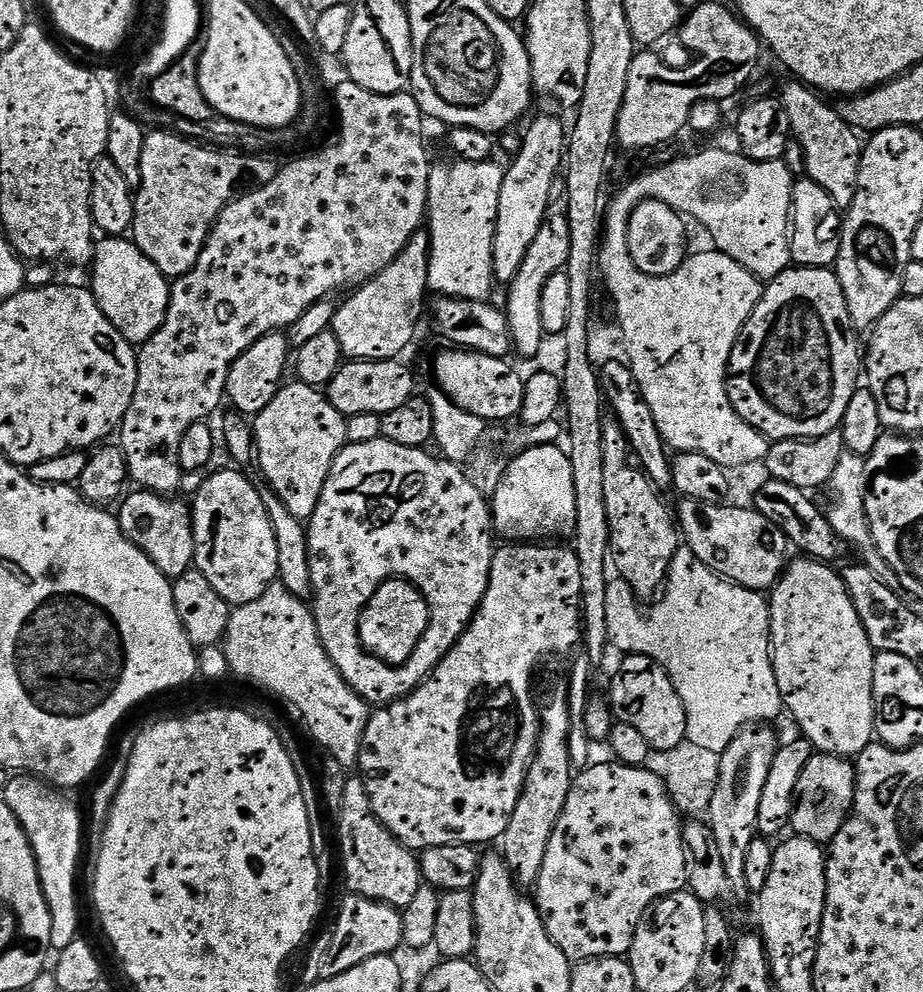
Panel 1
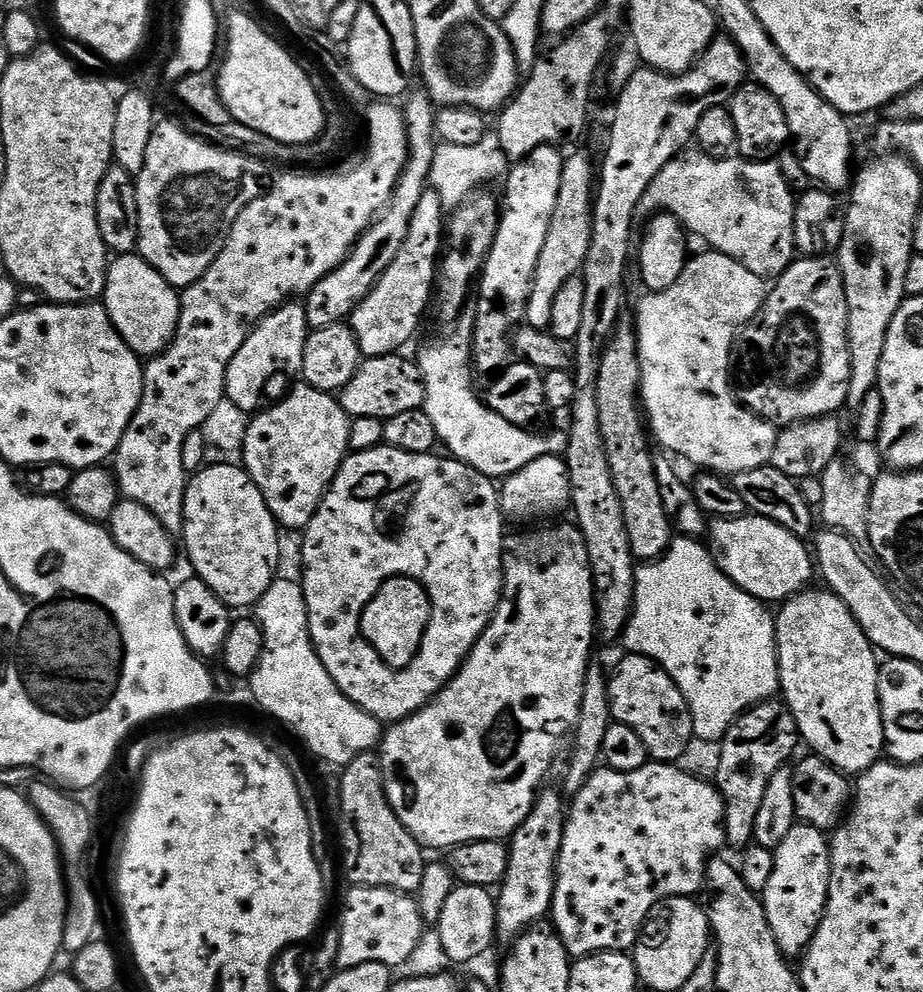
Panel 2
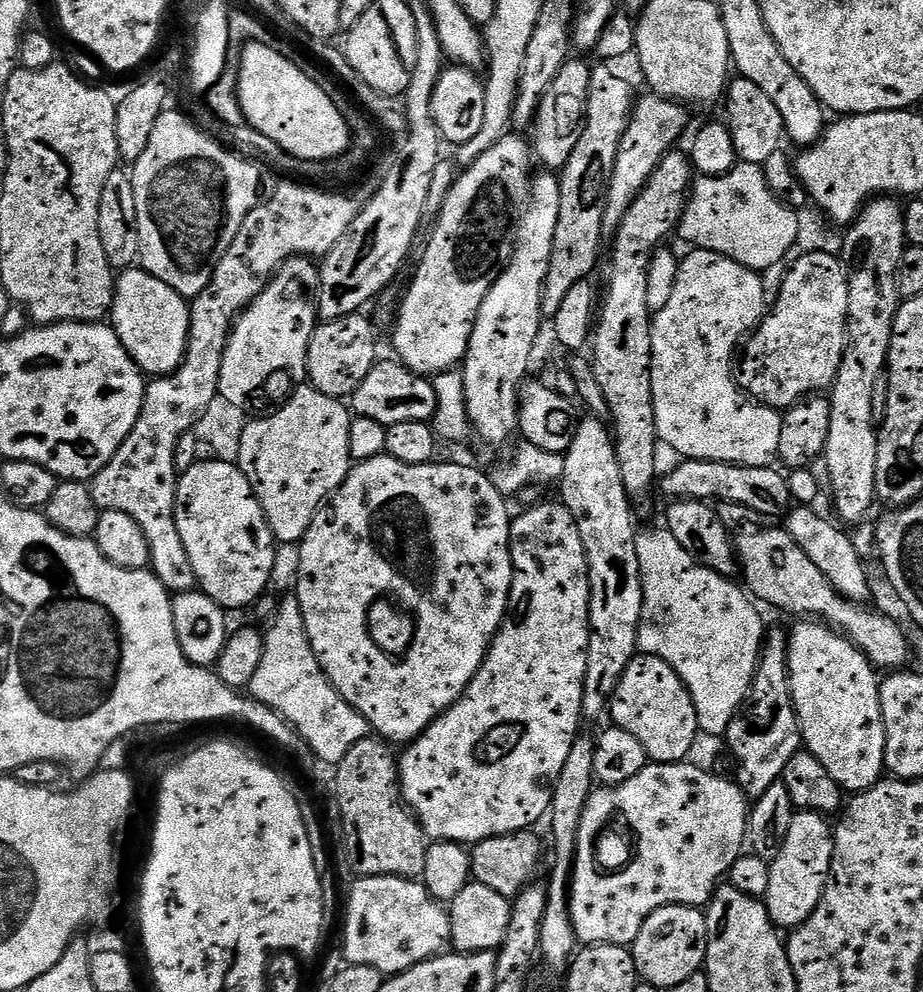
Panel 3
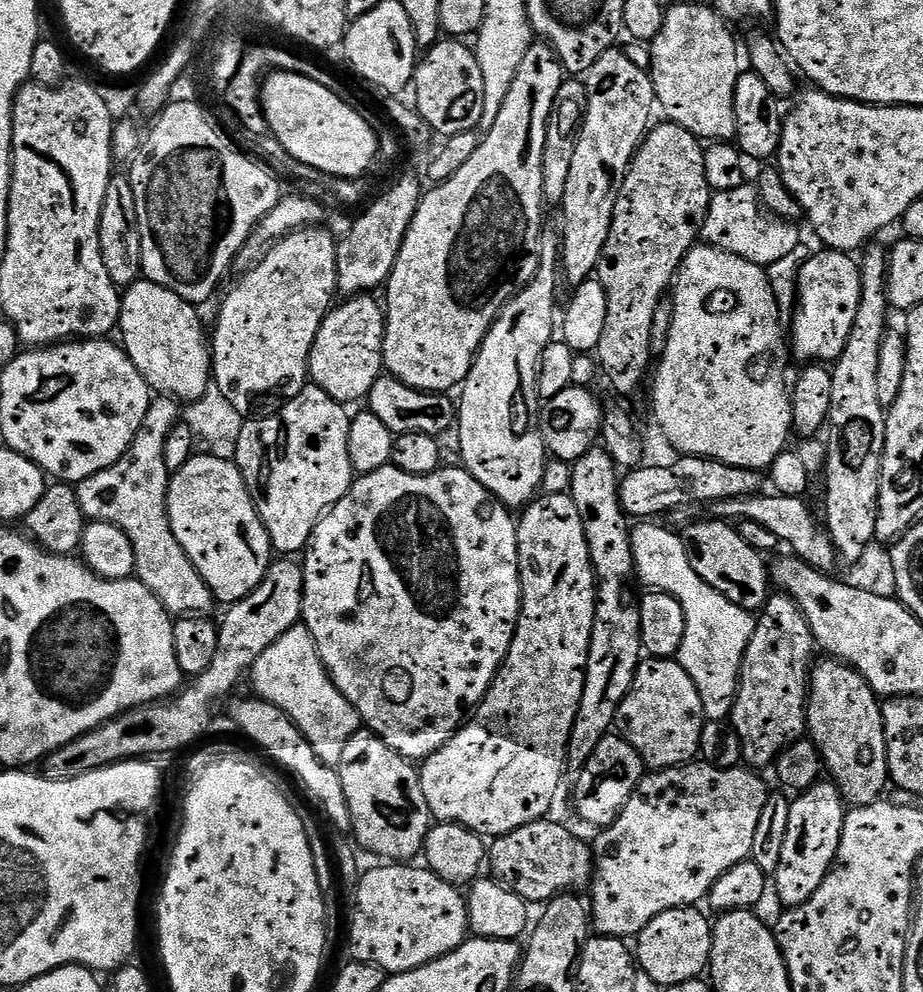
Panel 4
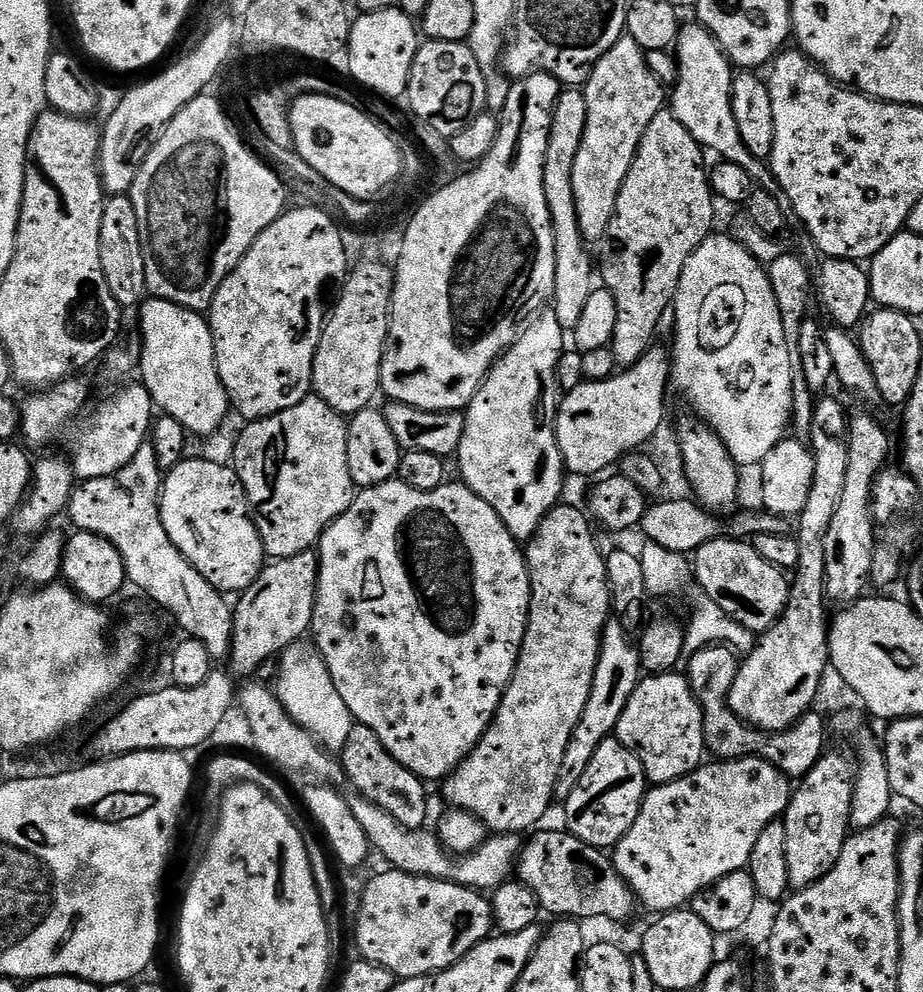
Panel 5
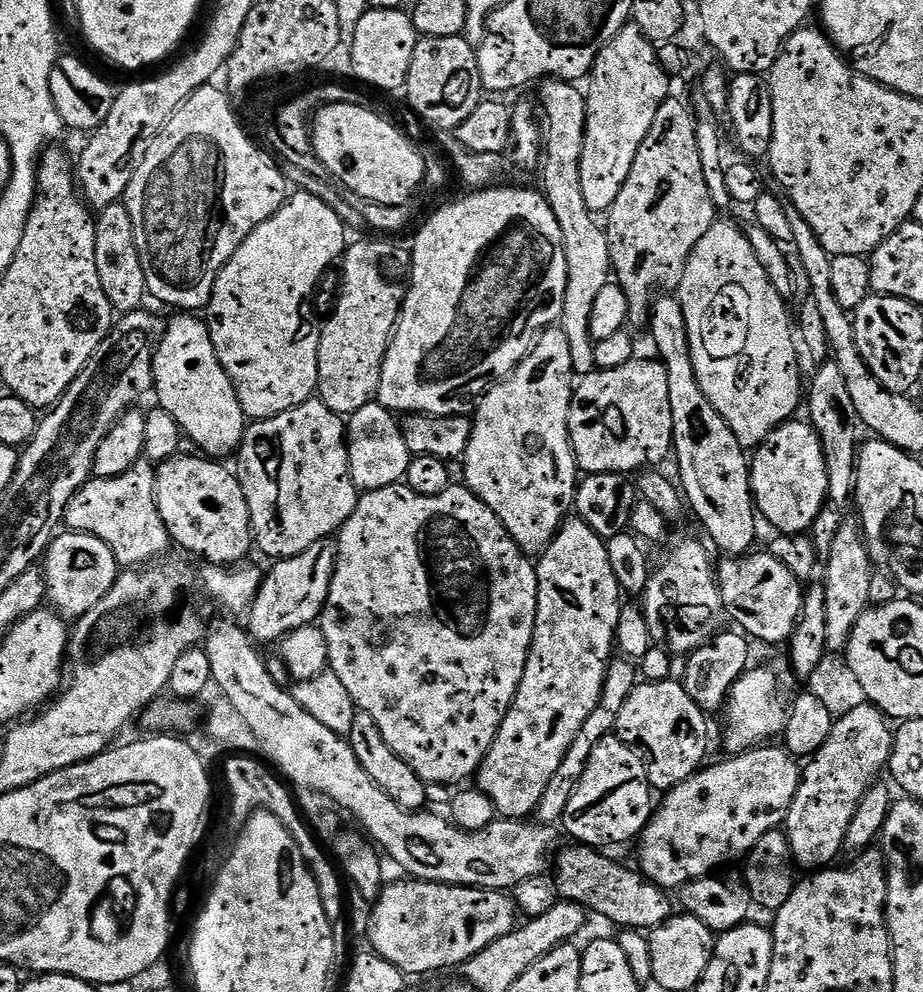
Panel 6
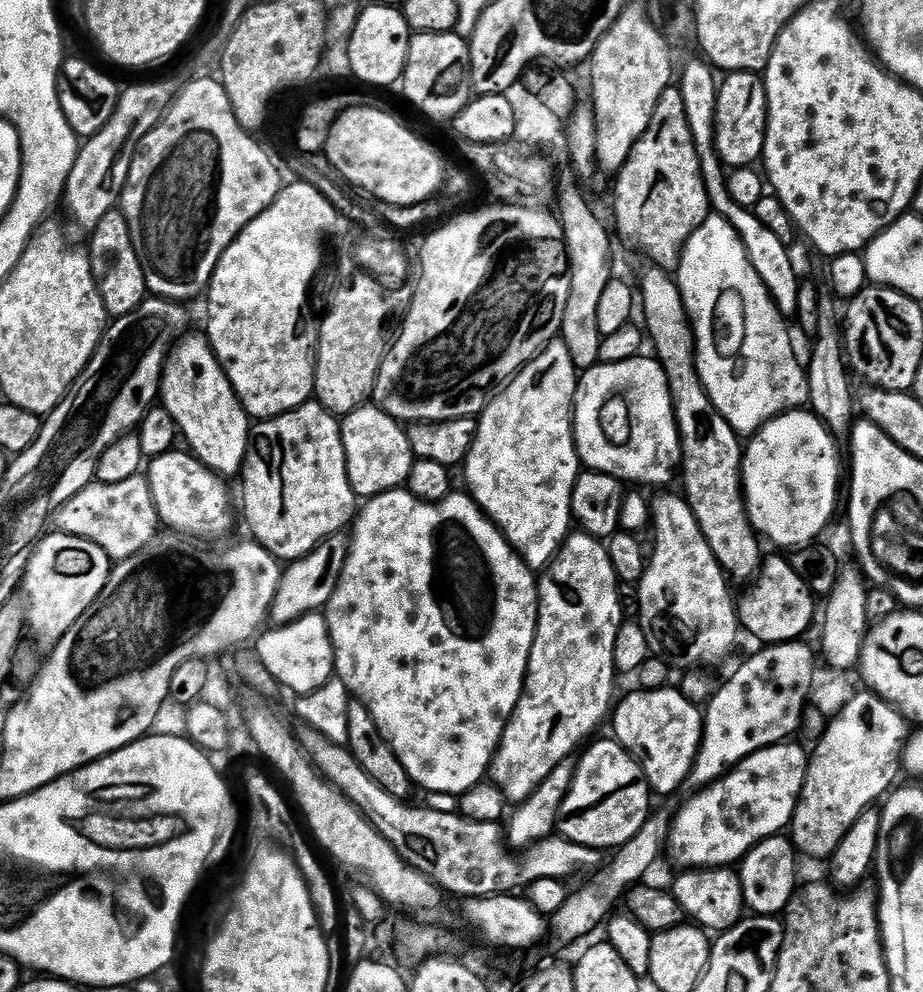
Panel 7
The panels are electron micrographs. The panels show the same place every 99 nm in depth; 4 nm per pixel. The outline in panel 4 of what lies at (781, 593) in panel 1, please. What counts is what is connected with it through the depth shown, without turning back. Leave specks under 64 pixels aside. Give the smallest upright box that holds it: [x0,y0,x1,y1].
[807,658,889,808]

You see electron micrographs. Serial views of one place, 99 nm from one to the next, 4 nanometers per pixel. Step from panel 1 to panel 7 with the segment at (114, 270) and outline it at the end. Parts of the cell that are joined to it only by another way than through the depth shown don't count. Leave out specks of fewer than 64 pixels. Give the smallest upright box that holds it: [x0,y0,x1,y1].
[160,334,250,478]

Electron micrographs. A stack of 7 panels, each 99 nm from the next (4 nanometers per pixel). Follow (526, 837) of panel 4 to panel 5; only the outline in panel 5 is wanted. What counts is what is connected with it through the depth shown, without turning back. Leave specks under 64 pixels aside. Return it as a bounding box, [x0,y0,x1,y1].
[514,830,638,922]

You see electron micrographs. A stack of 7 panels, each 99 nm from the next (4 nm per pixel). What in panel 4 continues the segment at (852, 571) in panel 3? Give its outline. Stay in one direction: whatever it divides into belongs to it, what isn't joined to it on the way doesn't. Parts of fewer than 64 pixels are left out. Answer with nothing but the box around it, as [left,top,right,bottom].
[710,494,838,574]

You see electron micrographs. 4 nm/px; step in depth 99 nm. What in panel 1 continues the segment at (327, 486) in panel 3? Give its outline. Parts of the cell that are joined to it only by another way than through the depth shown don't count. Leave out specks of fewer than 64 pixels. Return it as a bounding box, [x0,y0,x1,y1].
[254,382,348,522]

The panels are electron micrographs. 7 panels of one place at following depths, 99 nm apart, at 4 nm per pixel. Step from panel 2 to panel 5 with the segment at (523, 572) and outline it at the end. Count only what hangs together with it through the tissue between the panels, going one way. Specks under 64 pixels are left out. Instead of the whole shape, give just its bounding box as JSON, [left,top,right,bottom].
[442,502,612,834]

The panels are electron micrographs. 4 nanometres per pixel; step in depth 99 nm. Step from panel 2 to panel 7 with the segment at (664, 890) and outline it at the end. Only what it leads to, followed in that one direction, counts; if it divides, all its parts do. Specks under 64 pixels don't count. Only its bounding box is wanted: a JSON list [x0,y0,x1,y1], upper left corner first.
[670,742,810,869]

